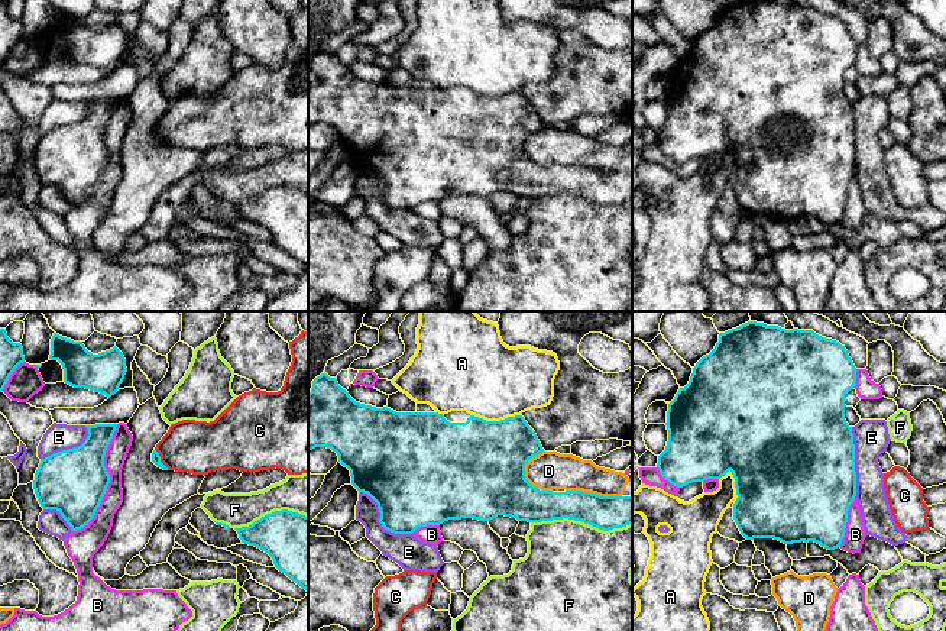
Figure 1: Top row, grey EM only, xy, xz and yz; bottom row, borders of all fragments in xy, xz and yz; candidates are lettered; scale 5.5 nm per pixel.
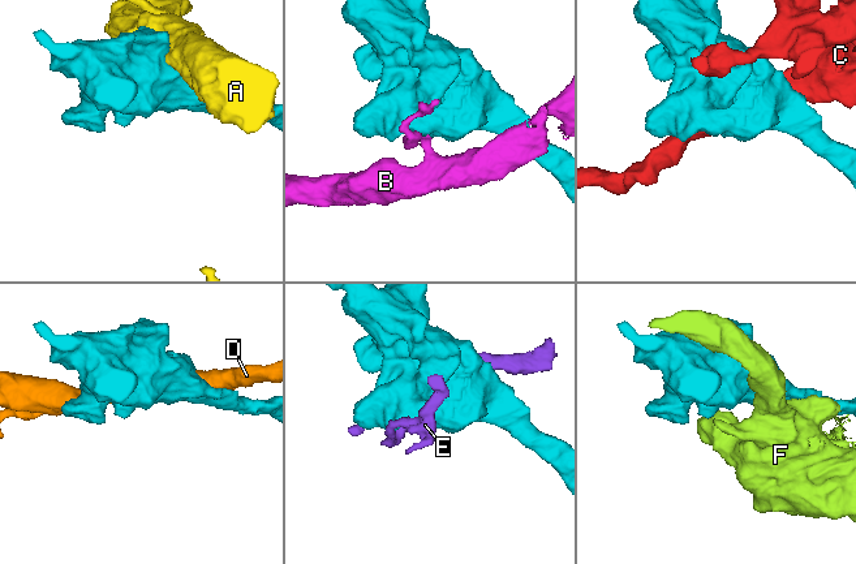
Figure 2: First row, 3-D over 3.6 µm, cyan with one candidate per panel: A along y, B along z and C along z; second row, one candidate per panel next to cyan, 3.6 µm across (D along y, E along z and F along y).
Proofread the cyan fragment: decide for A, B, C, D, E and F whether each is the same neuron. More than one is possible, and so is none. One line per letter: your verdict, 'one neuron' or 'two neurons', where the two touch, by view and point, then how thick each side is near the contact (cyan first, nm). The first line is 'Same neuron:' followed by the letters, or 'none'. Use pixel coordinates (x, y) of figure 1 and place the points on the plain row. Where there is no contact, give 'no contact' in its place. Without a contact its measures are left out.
Same neuron: none
A: two neurons; contact xz (496, 97); calibres 480 and 440 nm
B: two neurons; contact xy (109, 157); calibres 360 and 120 nm
C: two neurons; contact xy (159, 135); calibres 50 and 300 nm
D: two neurons; contact xz (593, 170); calibres 190 and 200 nm
E: two neurons; contact xz (379, 197); calibres 420 and 180 nm
F: two neurons; contact xz (582, 197); calibres 190 and 500 nm

